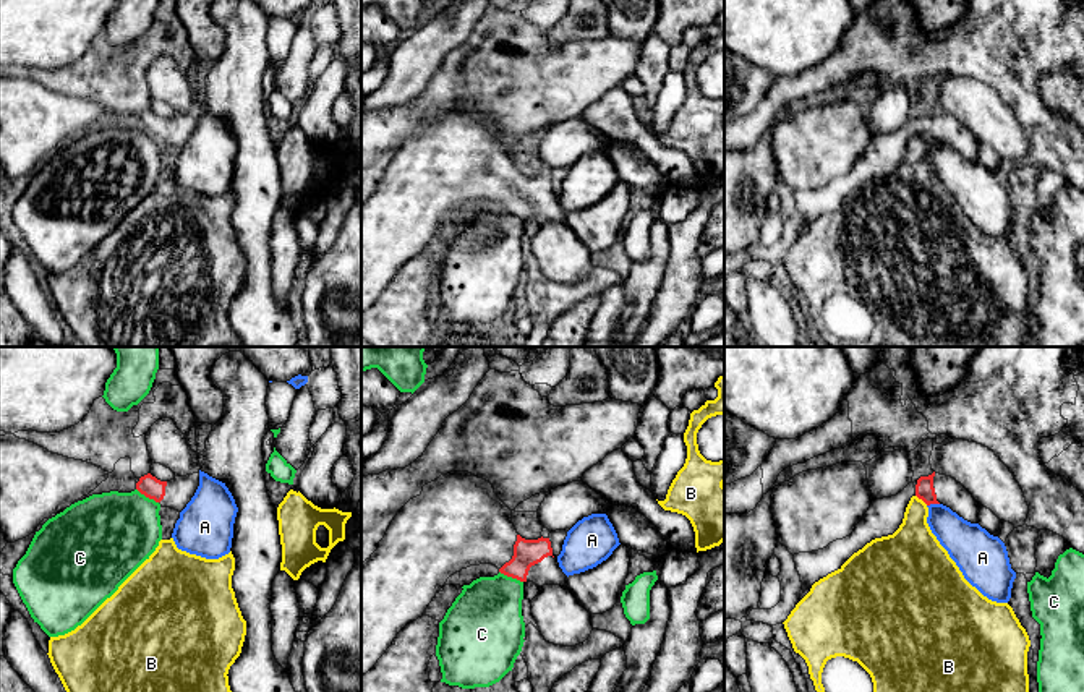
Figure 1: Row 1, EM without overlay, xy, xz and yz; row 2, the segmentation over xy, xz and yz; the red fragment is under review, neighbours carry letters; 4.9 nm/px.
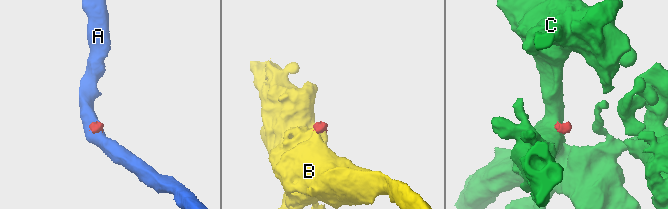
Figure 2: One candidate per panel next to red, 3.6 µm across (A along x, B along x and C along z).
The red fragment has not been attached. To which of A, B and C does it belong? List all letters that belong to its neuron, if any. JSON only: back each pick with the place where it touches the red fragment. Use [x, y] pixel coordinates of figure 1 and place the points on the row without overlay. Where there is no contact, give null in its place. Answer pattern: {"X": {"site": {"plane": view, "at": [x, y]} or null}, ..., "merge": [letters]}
{"merge": []}

